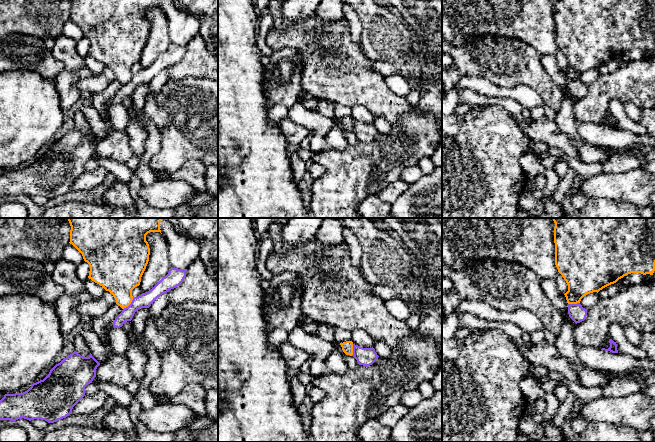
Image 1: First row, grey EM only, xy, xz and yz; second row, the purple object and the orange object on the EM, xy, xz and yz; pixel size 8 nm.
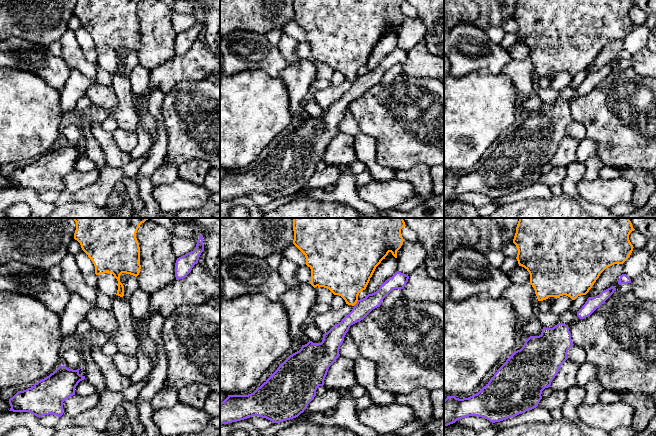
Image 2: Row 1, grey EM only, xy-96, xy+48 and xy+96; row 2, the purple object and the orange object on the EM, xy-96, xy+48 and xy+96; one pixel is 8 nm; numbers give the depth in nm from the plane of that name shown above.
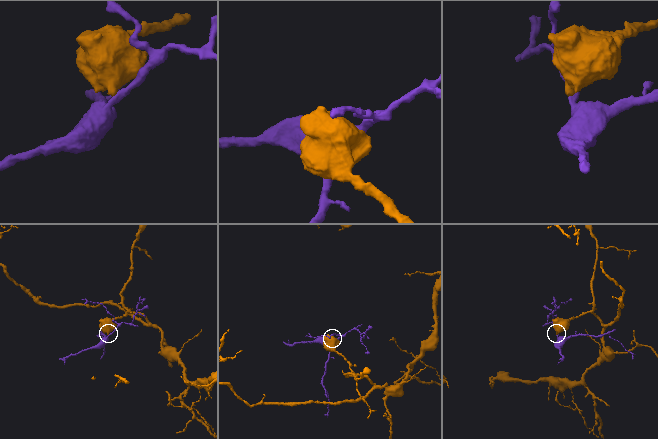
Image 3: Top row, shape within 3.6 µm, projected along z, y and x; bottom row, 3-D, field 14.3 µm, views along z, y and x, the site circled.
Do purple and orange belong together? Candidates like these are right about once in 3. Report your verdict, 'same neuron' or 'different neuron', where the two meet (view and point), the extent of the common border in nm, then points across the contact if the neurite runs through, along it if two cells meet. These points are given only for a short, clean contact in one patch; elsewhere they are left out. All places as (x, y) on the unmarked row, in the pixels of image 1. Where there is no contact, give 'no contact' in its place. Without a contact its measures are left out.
different neuron; meets purple in xy at (130, 80); contact 130 nm long; border along xy (133, 74), (123, 85)

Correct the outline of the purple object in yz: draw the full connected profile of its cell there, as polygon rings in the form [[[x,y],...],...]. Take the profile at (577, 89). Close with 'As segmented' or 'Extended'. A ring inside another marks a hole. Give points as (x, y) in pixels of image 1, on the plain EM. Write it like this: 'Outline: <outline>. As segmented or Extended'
Outline: [[[580,79],[568,81],[569,93],[577,100],[586,95],[587,85],[583,84]]]. As segmented

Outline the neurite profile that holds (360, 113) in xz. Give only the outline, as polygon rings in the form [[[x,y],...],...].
[[[354,105],[352,108],[352,118],[363,124],[372,124],[375,117],[372,113],[363,105]]]

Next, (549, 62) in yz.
[[[541,55],[541,63],[553,82],[559,87],[560,91],[569,91],[569,80],[567,79],[565,71],[558,67],[556,57],[554,55]]]

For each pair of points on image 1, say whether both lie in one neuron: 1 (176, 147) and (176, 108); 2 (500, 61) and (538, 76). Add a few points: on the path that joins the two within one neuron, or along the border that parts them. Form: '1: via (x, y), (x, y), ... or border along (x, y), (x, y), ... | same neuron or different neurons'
1: via (176, 137), (176, 118) | same neuron
2: via (509, 63), (518, 63), (529, 71) | same neuron

